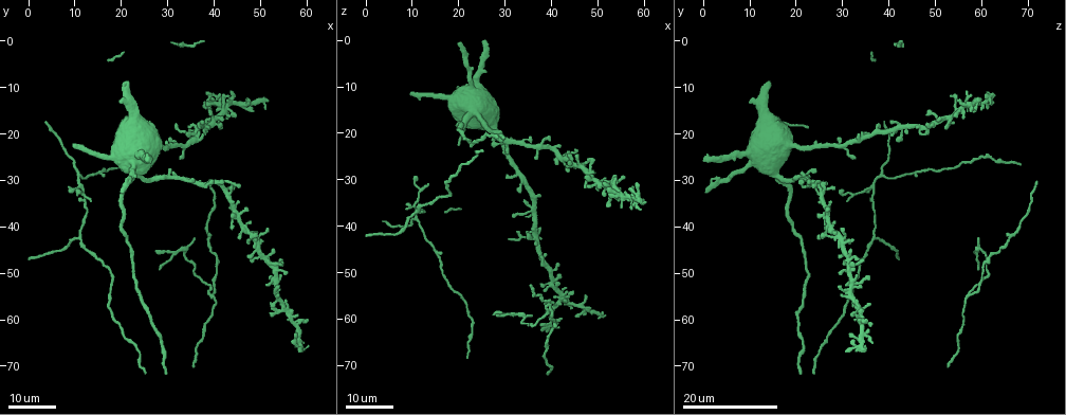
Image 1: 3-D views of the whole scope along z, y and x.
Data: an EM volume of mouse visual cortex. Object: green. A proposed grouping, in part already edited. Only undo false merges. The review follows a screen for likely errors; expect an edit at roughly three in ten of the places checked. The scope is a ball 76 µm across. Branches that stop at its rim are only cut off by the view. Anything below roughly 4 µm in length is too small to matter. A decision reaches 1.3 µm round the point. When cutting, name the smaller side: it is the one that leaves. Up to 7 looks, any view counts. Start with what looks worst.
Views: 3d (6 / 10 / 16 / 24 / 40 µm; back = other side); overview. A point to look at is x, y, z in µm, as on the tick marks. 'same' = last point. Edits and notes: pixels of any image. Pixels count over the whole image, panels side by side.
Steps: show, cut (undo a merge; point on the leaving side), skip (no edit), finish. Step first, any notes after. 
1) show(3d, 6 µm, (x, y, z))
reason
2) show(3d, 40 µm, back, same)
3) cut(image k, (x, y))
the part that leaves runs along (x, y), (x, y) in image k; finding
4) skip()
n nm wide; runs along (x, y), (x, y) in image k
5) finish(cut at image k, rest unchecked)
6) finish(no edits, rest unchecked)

show(3d, 24 µm, (11.0, 31.5, 36.0))
four or more arms meet

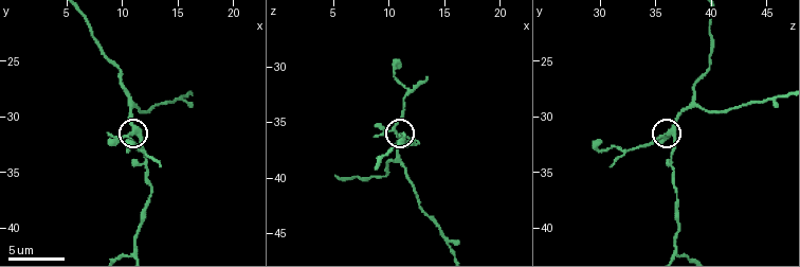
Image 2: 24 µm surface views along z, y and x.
show(3d, 6 µm, (11.2, 31.4, 36.2))

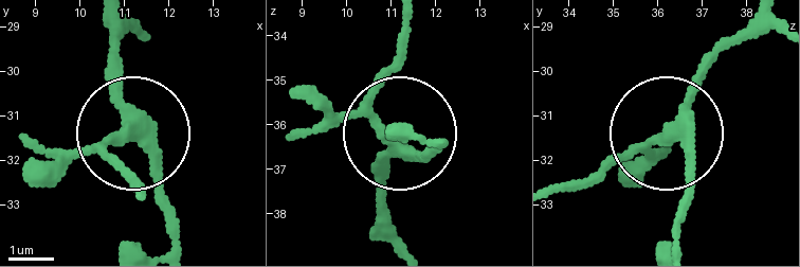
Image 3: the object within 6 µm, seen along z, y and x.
cut(image 3, (70, 152))
the part that leaves runs along (391, 142), (373, 89), (399, 54), (402, 20) in image 3; a second neuron is stuck on

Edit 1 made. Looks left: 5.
show(3d, 16 µm, (36.0, 20.0, 37.0))
small branch off a trunk

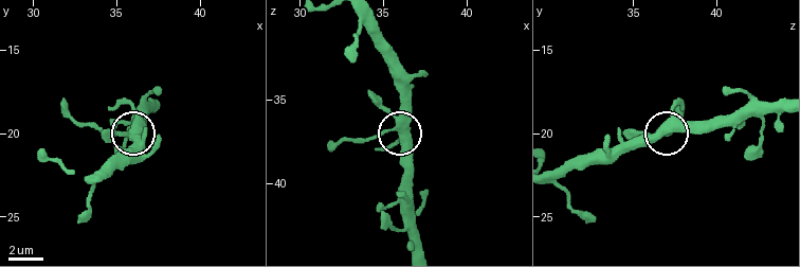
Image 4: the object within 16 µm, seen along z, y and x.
show(3d, 10 µm, same)

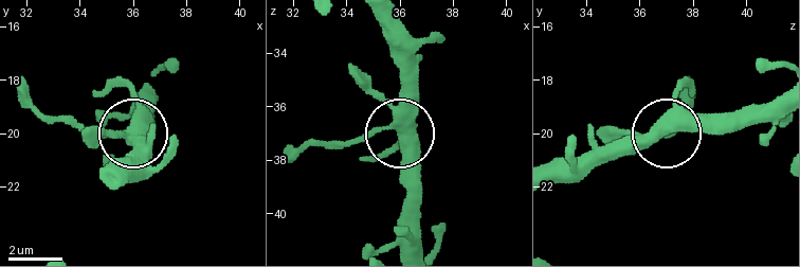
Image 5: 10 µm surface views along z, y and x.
skip()
370 nm wide; continuous, no second neuron

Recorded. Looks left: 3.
show(3d, 16 µm, (39.0, 55.0, 56.5))
a fork

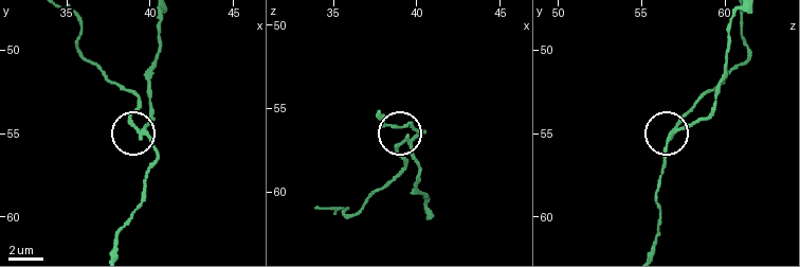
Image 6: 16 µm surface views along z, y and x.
show(3d, 10 µm, (39.2, 54.9, 56.9))

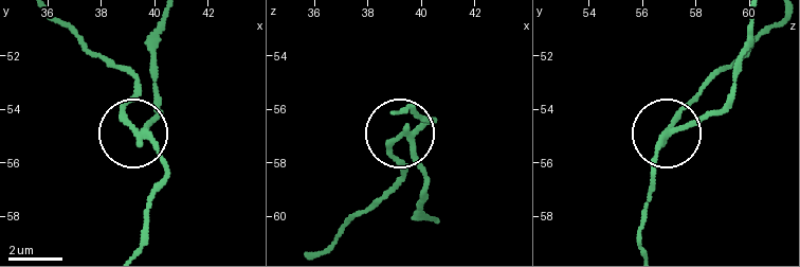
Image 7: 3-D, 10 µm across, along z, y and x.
cut(image 7, (127, 104))
200 nm wide; the part that leaves runs along (139, 135), (125, 109), (132, 89), (125, 75), (57, 20) in image 7; a second neuron is stuck on

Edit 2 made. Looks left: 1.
finish(cut at image 3, cut at image 7, rest unchecked)

